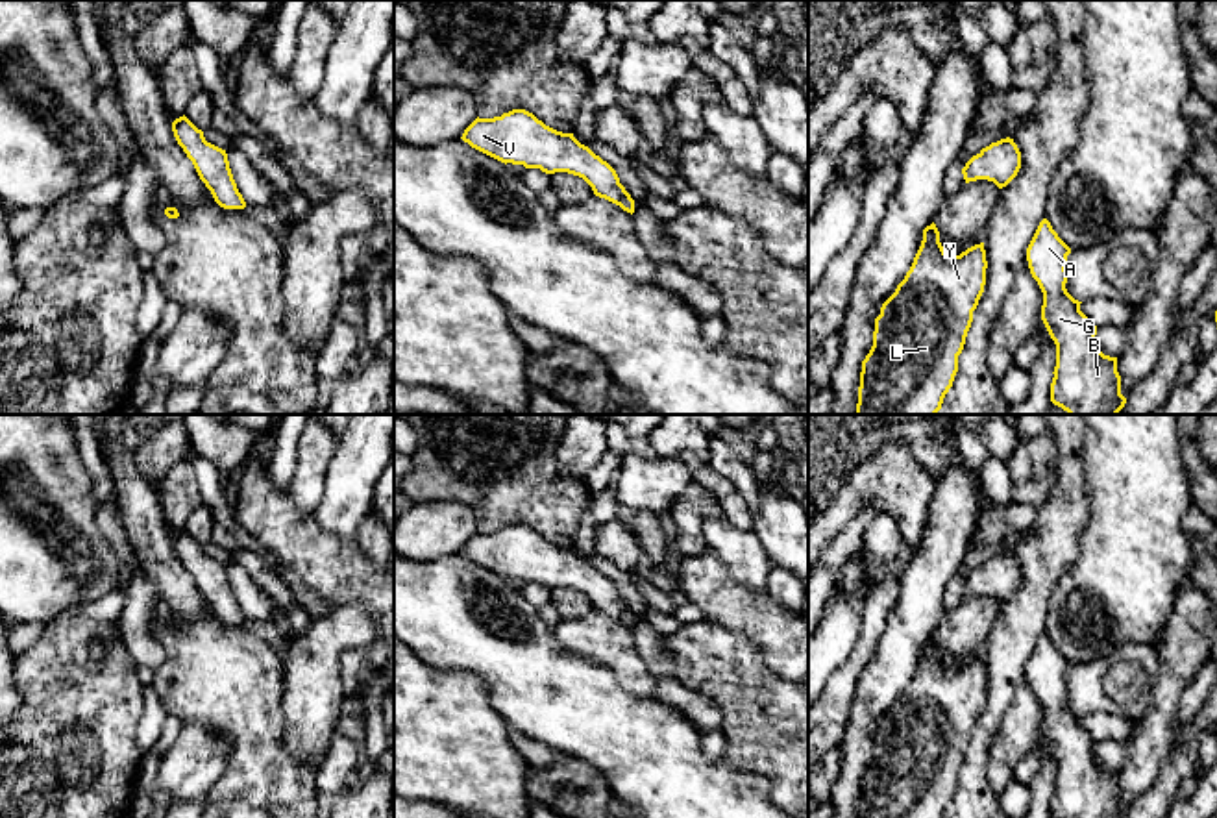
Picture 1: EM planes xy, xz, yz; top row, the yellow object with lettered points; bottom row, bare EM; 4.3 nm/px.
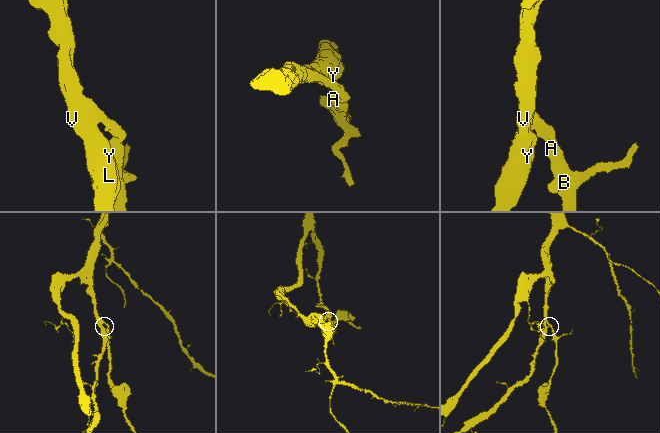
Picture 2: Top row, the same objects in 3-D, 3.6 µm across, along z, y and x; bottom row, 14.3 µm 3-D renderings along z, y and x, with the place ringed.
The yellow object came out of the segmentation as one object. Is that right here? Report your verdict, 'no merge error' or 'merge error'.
no merge error

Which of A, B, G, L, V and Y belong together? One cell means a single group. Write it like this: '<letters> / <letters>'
A B G L V Y

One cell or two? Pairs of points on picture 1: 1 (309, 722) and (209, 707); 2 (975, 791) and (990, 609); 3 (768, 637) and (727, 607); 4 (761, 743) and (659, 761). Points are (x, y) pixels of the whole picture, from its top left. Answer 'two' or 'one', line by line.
1: two
2: two
3: one
4: two

